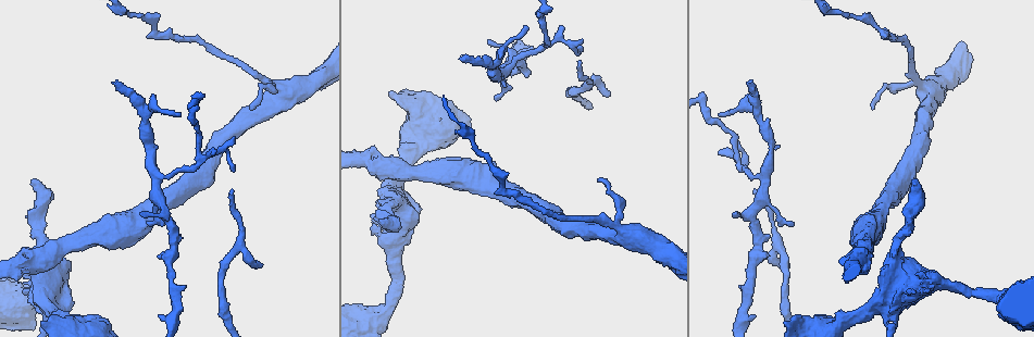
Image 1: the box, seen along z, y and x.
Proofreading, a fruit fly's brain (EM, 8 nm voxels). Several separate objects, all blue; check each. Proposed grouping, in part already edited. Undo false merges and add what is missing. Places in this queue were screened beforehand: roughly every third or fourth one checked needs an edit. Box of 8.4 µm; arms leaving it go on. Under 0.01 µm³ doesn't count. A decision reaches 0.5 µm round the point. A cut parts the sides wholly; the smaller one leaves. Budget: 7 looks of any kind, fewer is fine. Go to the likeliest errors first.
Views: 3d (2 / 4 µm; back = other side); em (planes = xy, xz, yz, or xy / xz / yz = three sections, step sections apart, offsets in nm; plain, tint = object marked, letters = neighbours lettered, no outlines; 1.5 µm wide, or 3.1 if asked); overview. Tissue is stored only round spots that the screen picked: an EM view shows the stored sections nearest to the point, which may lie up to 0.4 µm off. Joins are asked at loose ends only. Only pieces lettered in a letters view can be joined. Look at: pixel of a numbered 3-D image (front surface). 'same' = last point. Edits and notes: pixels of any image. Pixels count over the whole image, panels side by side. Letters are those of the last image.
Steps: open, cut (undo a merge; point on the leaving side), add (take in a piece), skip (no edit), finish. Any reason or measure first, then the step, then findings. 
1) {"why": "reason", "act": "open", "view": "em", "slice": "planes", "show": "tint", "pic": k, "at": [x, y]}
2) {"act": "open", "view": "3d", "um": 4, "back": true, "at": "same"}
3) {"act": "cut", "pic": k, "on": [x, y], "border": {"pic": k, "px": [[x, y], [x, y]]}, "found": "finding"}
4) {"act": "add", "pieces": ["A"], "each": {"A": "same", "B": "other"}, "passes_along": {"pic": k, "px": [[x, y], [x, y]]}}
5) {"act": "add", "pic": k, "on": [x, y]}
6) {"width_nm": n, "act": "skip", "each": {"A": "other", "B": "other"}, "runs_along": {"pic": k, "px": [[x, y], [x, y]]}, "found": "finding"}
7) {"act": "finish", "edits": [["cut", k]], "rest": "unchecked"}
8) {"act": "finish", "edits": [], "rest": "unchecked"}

{"why": "an open end", "act": "open", "view": "em", "slice": "yz", "step": 4, "show": "tint", "pic": 1, "at": [919, 272]}

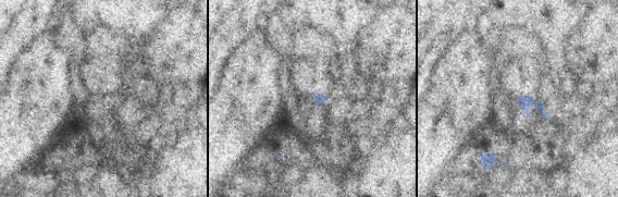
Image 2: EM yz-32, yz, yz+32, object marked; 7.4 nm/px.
{"act": "open", "view": "em", "slice": "xy", "step": 8, "show": "letters", "at": "same"}

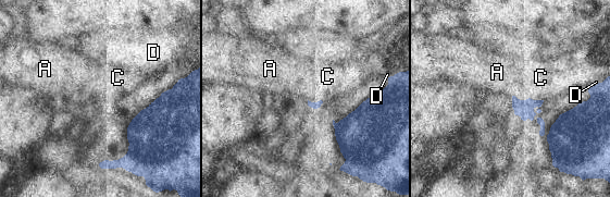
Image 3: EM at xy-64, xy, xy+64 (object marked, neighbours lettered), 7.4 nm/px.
{"longest_contact_nm": ["C", 220], "act": "skip", "each": {"A": "other", "C": "other", "D": "other"}, "found": "no lettered piece goes on from it"}

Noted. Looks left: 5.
{"why": "branch stops here", "act": "open", "view": "3d", "um": 2, "pic": 1, "at": [257, 263]}

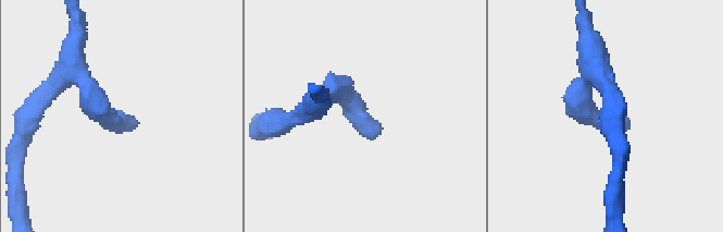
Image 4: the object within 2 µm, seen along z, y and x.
{"act": "open", "view": "em", "slice": "planes", "show": "letters", "pic": 4, "at": [375, 138]}

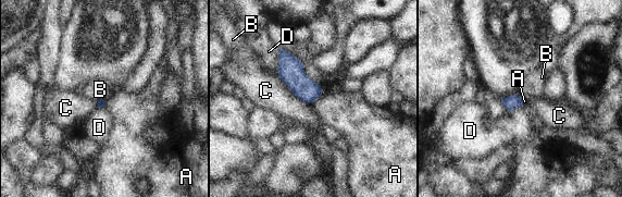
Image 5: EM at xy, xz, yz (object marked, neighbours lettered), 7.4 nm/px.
{"longest_contact_nm": ["C", 320], "act": "skip", "each": {"A": "other", "B": "other", "C": "other", "D": "other"}, "border": {"pic": 5, "px": [[320, 95], [312, 102]]}, "found": "no lettered piece goes on from it"}

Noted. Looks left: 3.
{"why": "branch stops here", "act": "open", "view": "em", "slice": "xy", "step": 8, "show": "tint", "pic": 1, "at": [231, 191]}

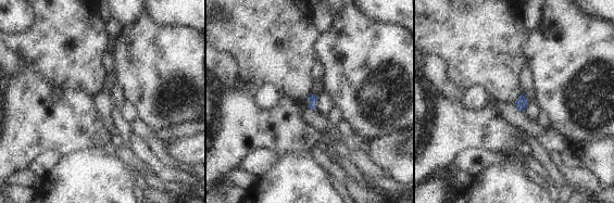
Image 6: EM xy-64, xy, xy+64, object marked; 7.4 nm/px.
{"why": "see the neighbours", "act": "open", "view": "em", "slice": "xy", "step": 8, "show": "letters", "at": "same"}

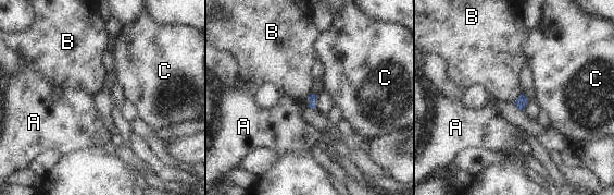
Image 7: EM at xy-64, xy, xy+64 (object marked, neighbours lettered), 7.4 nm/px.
{"act": "skip", "each": {"A": "other", "B": "other", "C": "other"}, "border": {"pic": 7, "px": [[522, 92], [513, 102]]}, "found": "none of them fits"}

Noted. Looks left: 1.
{"act": "finish", "edits": [], "rest": "unchecked"}

